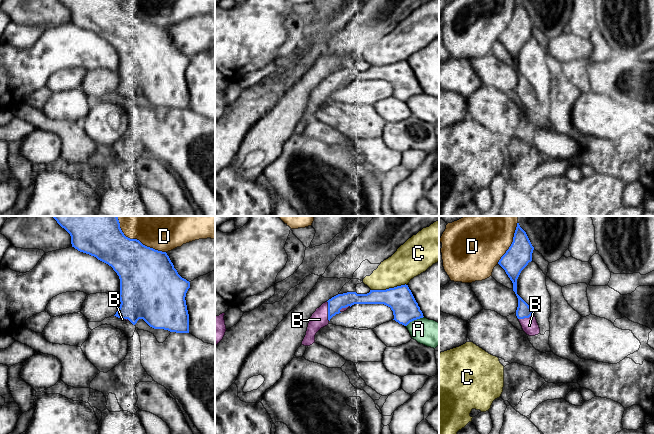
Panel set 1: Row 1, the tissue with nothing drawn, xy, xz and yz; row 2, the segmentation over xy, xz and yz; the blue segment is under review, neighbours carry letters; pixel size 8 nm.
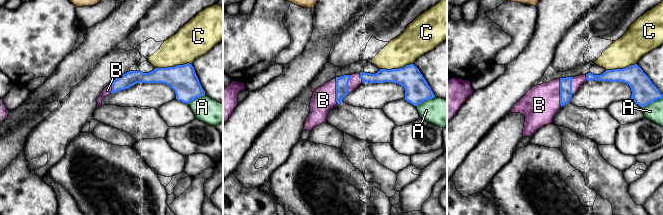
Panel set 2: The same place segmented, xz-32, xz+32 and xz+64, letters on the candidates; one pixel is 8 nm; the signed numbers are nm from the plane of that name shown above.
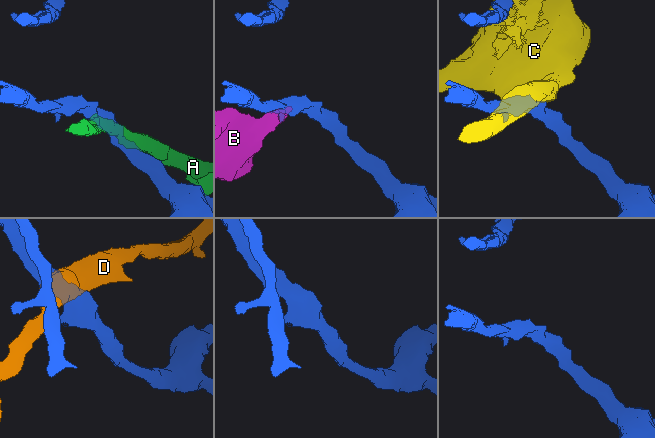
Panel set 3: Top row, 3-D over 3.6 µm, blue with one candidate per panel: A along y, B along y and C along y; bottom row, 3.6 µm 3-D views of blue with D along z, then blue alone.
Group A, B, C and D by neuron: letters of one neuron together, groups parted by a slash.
A / B / C / D

